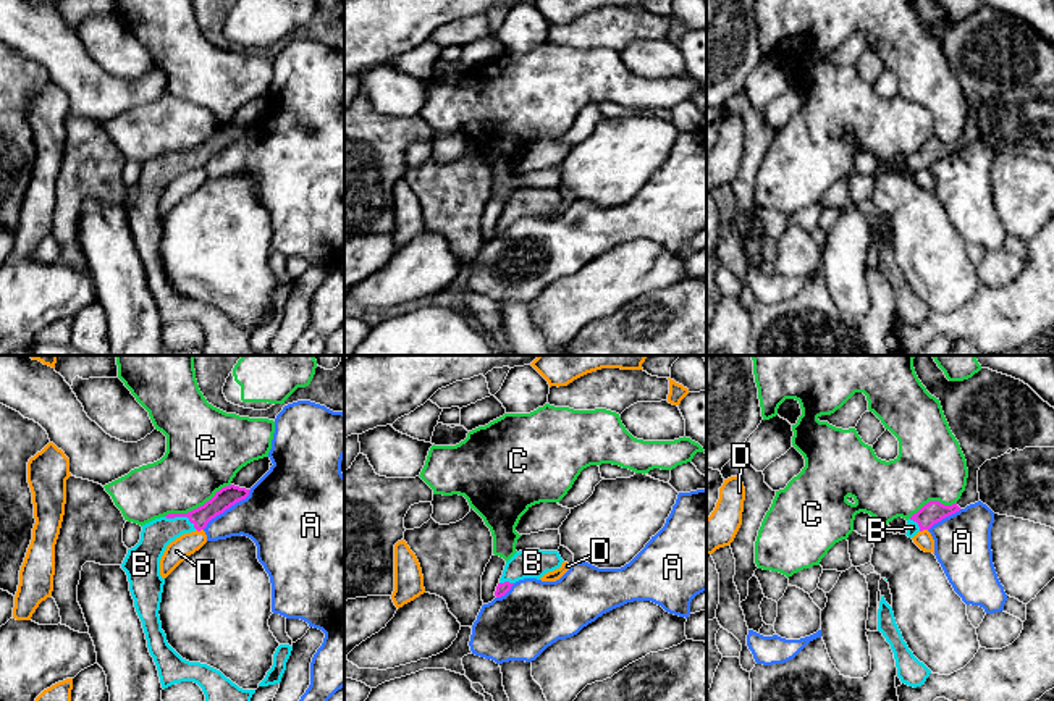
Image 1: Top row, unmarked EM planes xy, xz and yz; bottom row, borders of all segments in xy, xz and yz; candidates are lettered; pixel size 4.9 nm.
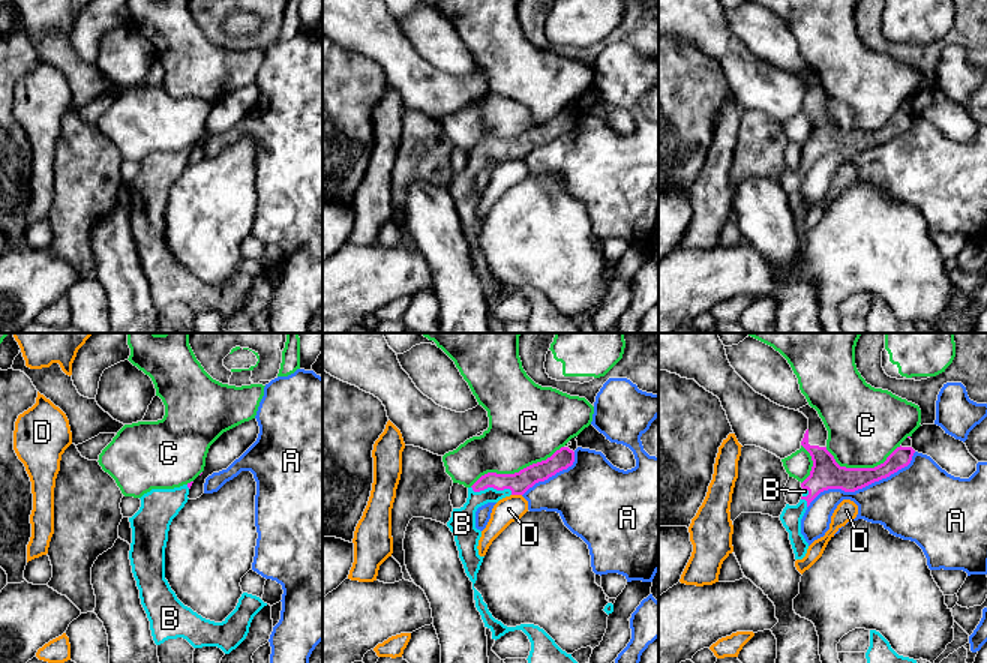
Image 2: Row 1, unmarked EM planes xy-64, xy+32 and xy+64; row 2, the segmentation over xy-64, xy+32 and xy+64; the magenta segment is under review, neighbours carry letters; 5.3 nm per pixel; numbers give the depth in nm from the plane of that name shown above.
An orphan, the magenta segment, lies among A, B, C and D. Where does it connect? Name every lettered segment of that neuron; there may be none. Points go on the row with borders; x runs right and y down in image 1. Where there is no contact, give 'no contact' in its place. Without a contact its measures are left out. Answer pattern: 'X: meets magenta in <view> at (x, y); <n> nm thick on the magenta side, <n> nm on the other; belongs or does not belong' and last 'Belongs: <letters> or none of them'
A: meets magenta in xy at (227, 507); 100 nm thick on the magenta side, 340 nm on the other; does not belong
B: meets magenta in xy at (181, 516); 100 nm thick on the magenta side, 150 nm on the other; belongs
C: meets magenta in xy at (198, 507); 100 nm thick on the magenta side, 360 nm on the other; does not belong
D: meets magenta in xy at (199, 530); 100 nm thick on the magenta side, 110 nm on the other; does not belong
Belongs: B

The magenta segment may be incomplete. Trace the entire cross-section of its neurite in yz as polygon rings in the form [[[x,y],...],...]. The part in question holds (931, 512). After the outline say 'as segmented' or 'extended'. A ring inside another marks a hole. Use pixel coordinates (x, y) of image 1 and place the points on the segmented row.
[[[915,355],[913,368],[942,407],[967,460],[965,491],[952,506],[930,501],[907,520],[907,536],[930,530],[942,518],[980,501],[978,470],[1009,449],[1054,447],[1054,407],[1028,384],[981,368],[963,381],[949,381],[933,355]]] | extended

